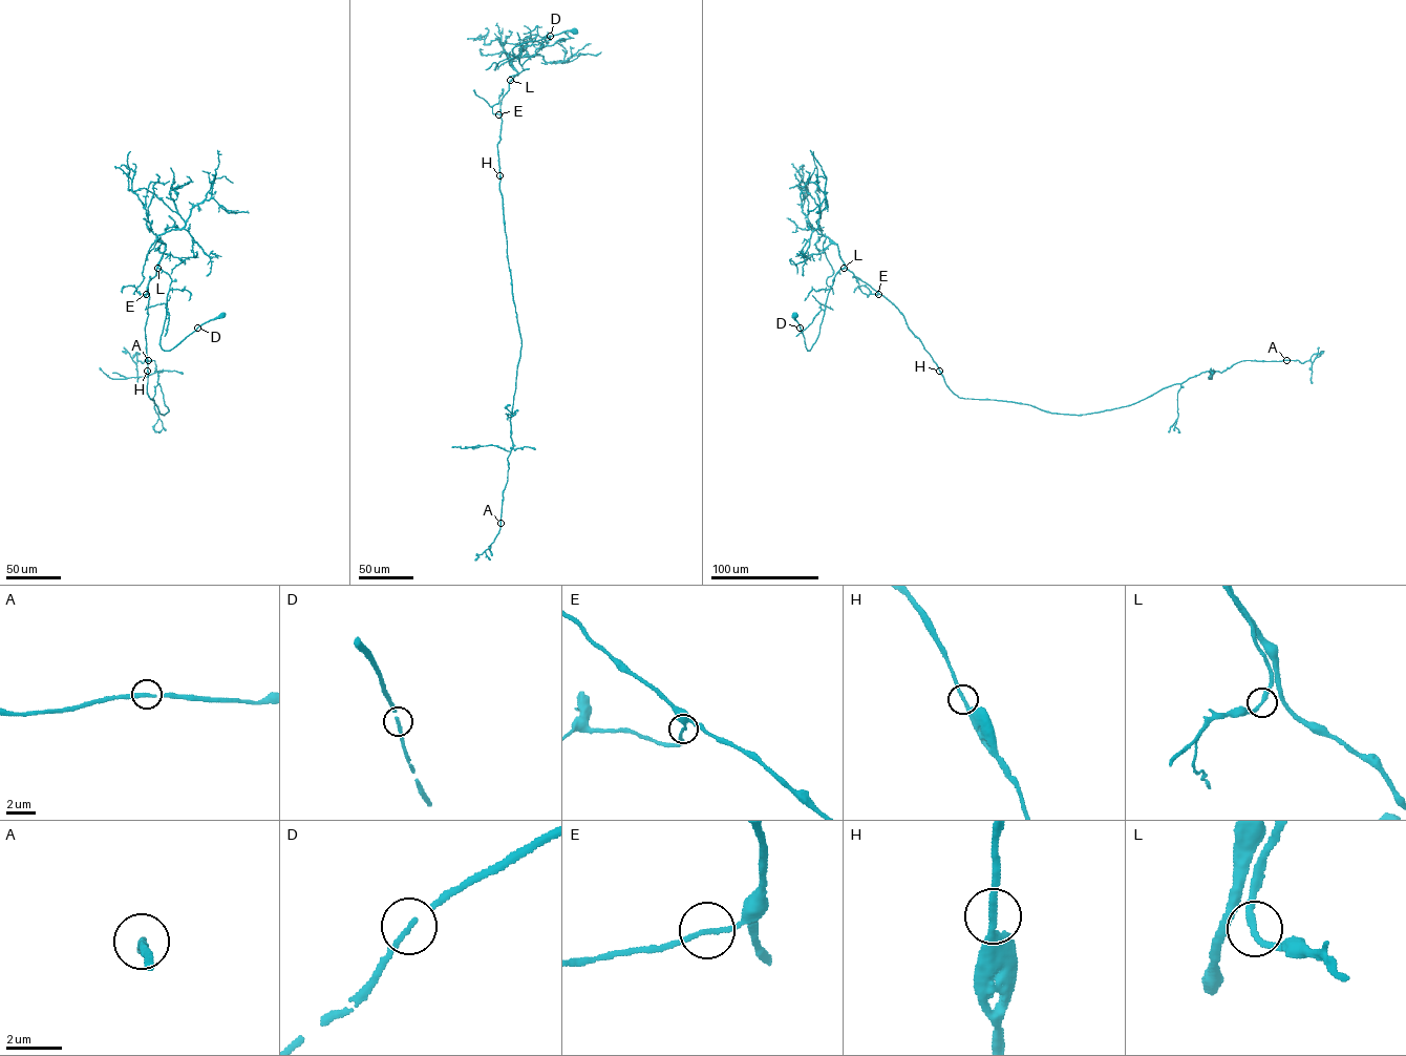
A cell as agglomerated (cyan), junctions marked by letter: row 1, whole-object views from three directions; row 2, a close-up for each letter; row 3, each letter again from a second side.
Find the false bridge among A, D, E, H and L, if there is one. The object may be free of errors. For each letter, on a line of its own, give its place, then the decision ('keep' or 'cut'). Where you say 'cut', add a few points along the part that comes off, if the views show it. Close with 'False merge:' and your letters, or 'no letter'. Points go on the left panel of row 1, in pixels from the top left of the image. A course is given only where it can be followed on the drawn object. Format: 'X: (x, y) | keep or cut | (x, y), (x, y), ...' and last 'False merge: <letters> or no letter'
A: (148, 360) | keep
D: (197, 328) | keep
E: (146, 294) | keep
H: (147, 371) | keep
L: (157, 268) | keep
False merge: no letter

